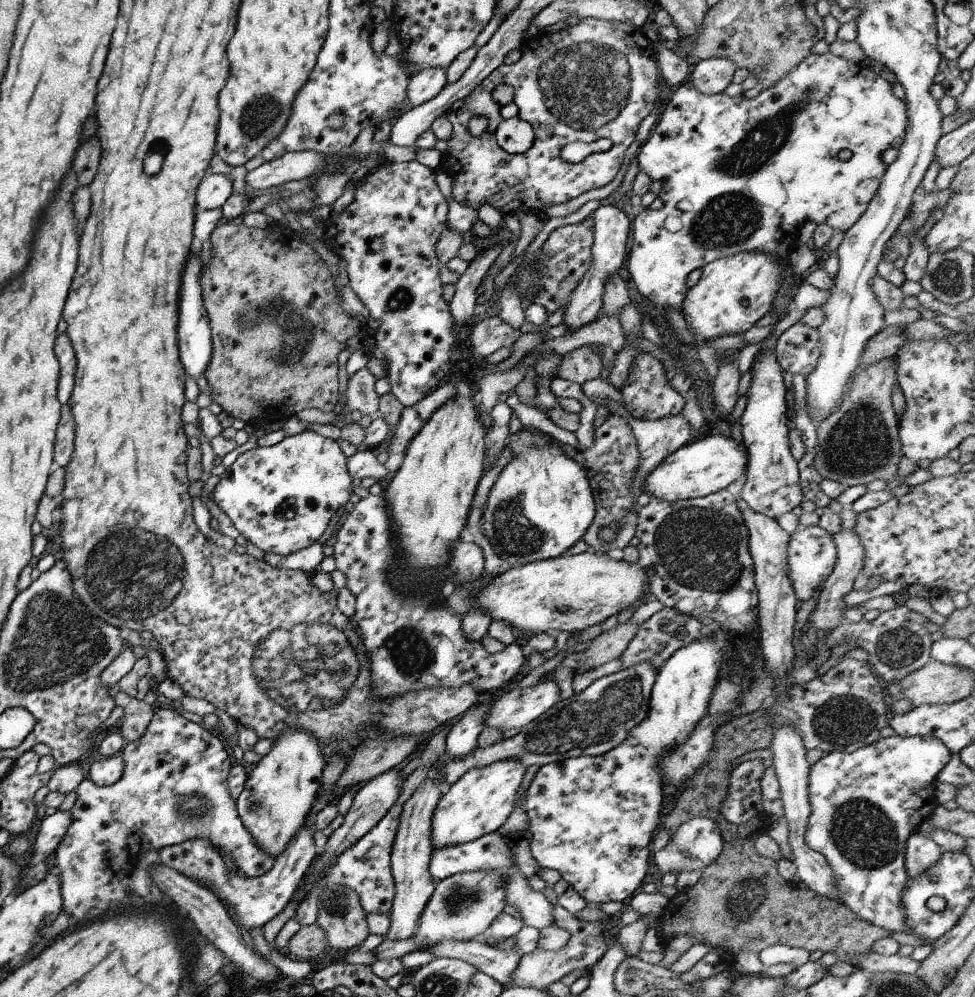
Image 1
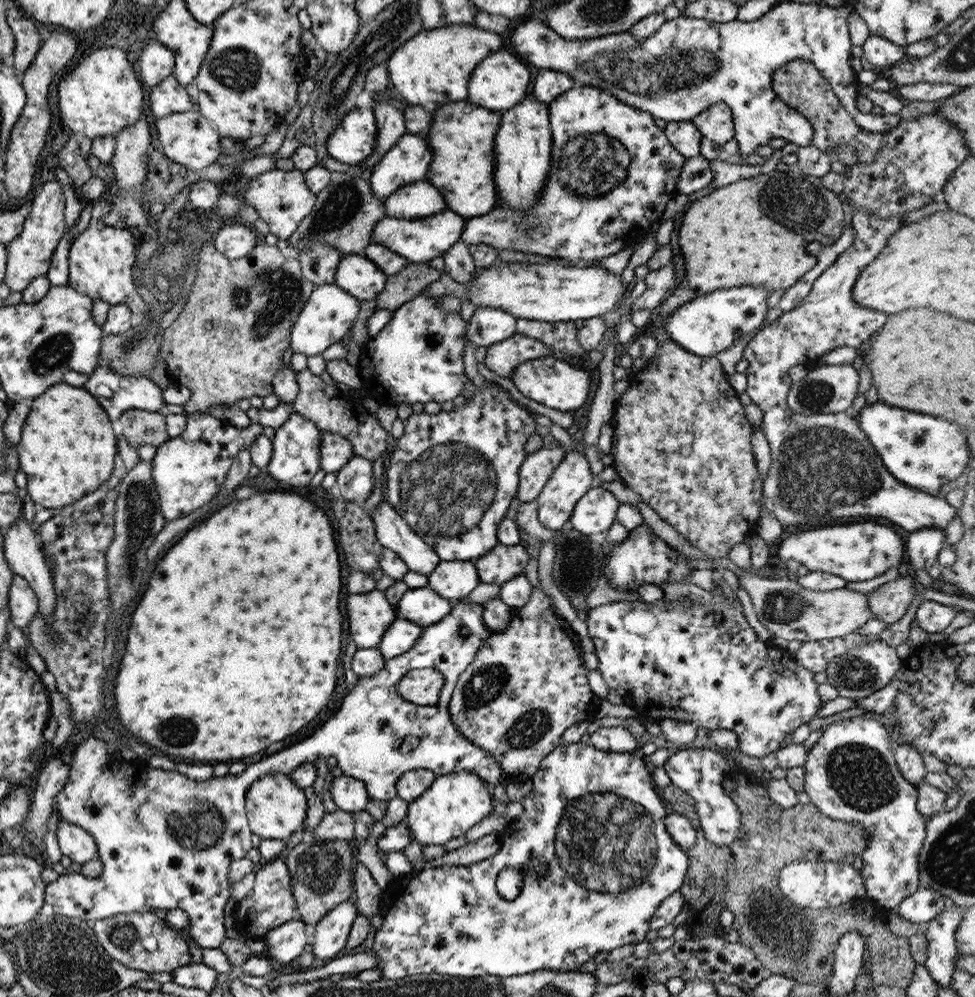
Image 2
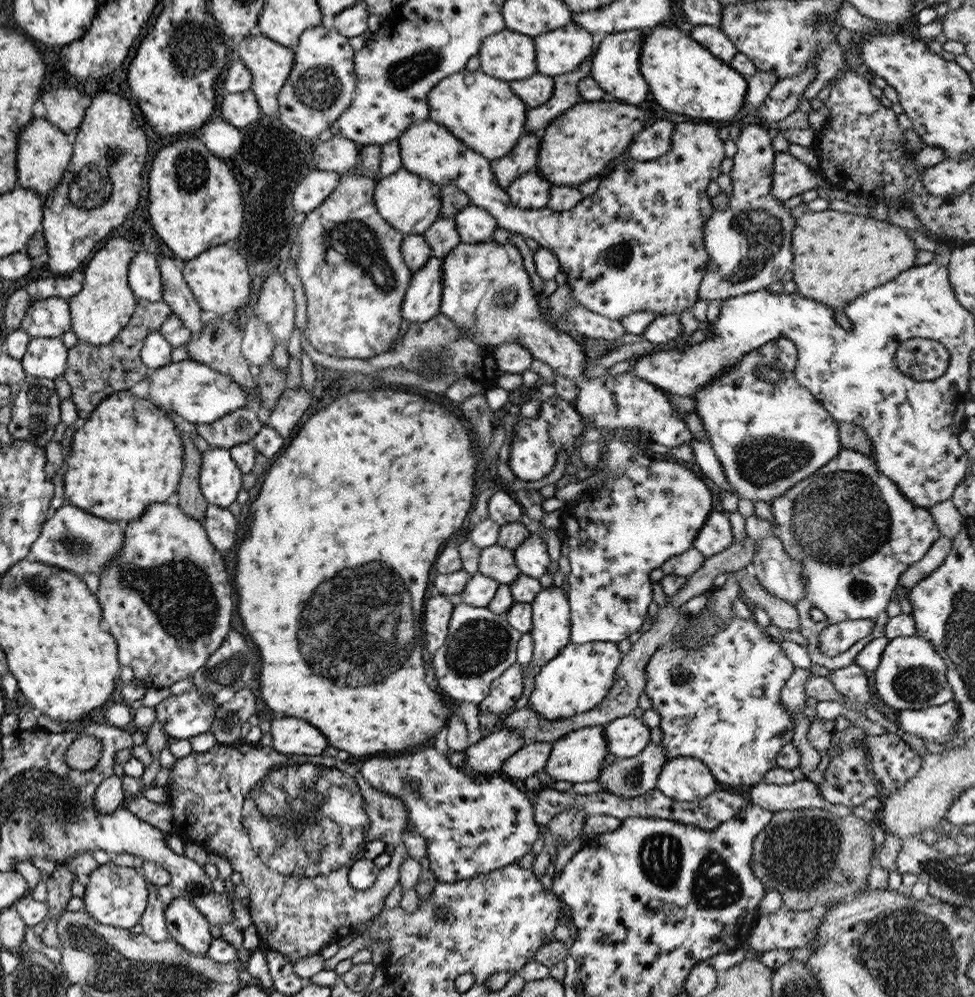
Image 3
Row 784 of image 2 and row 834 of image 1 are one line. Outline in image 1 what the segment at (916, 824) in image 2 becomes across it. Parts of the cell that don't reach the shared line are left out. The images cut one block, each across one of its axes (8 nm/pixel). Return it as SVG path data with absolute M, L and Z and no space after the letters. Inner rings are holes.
M895 735L887 738L880 738L875 743L868 746L859 747L852 751L834 751L828 753L811 766L808 777L808 796L811 804L811 813L808 819L805 832L806 844L816 852L826 857L835 874L835 883L837 884L837 893L840 902L844 903L855 915L865 918L869 923L877 927L908 934L909 926L907 923L906 911L903 905L903 892L907 887L909 876L905 867L905 850L909 836L918 830L925 819L930 818L939 802L936 798L936 785L938 773L948 764L951 759L951 752L948 747L934 735L916 735L913 737L903 737Z

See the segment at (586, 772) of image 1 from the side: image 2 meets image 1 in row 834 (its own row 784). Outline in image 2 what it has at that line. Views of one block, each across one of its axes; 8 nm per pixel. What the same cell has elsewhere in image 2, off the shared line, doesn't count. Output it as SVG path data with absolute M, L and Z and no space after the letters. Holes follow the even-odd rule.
M562 742L546 758L542 759L531 780L531 791L521 800L524 813L517 818L518 824L514 824L514 828L518 828L518 830L516 832L506 830L502 834L500 850L498 849L490 858L468 865L446 864L440 866L437 864L420 871L415 870L406 875L396 876L394 882L379 892L382 895L379 913L382 914L383 921L376 931L371 950L380 959L377 969L381 970L384 979L394 980L415 974L430 973L476 978L486 975L520 976L537 970L576 971L582 964L592 961L602 951L611 951L618 946L624 946L624 944L638 944L646 939L646 932L650 929L650 919L656 912L656 908L665 898L668 898L673 892L679 891L680 887L685 884L685 876L690 867L687 851L682 850L668 834L665 826L668 816L667 804L664 803L653 777L646 769L645 758L640 753L620 754L600 751L581 742L575 744ZM533 858L541 858L547 862L547 875L538 880L536 877L526 876L522 892L514 900L502 898L496 890L496 881L500 870L504 870L506 866L510 865L524 868Z

